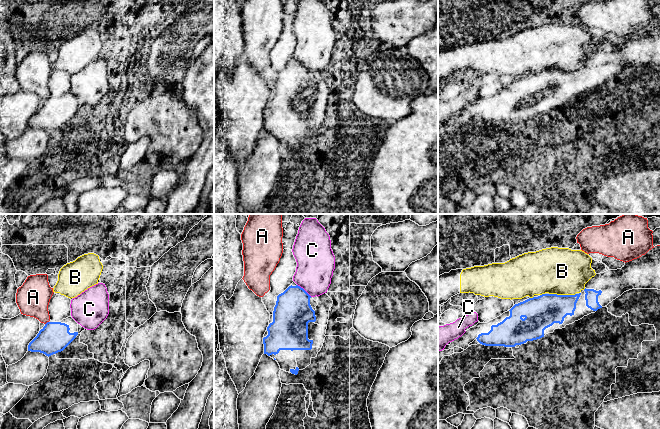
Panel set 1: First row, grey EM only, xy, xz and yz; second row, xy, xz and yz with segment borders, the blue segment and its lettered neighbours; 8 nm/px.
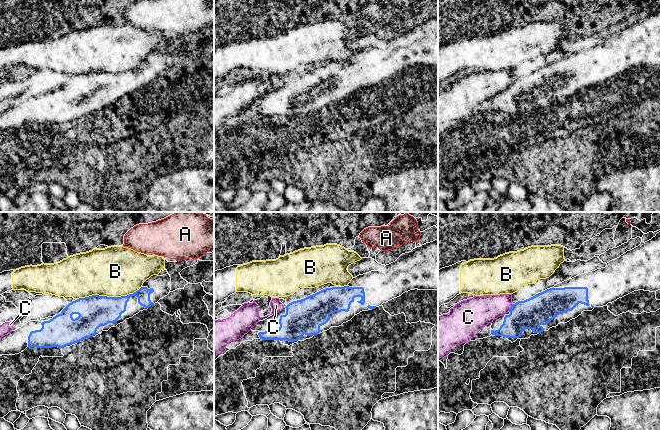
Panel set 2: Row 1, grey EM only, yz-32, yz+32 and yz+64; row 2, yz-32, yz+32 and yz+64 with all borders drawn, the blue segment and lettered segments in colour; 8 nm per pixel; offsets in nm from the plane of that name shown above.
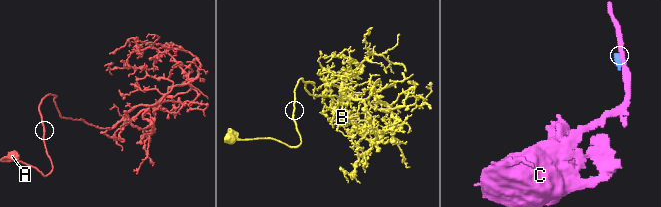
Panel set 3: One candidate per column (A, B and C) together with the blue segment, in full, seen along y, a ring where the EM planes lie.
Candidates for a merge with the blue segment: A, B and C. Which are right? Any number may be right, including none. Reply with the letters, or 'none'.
none

